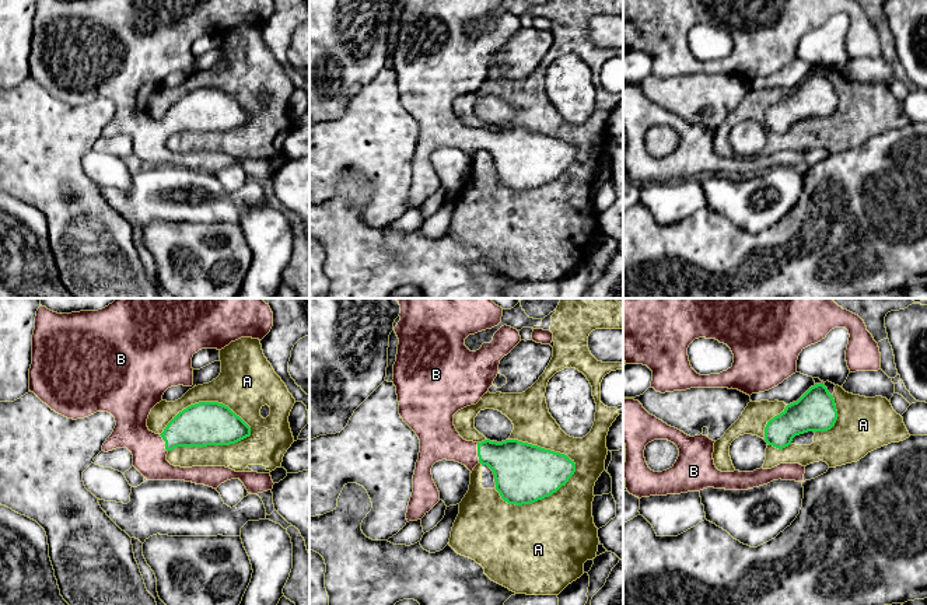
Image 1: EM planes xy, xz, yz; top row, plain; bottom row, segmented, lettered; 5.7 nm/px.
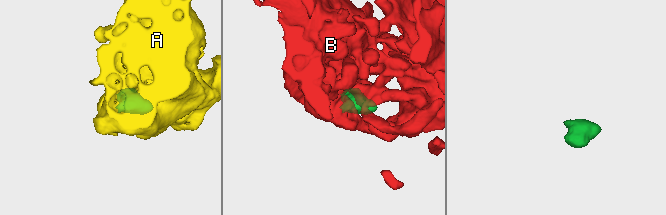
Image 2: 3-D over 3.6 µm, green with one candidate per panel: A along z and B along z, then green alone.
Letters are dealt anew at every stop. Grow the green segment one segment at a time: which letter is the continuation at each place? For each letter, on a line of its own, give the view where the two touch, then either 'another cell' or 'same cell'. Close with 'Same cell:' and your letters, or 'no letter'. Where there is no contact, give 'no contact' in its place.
A: contact in xy; another cell
B: contact in xz; same cell
Same cell: B

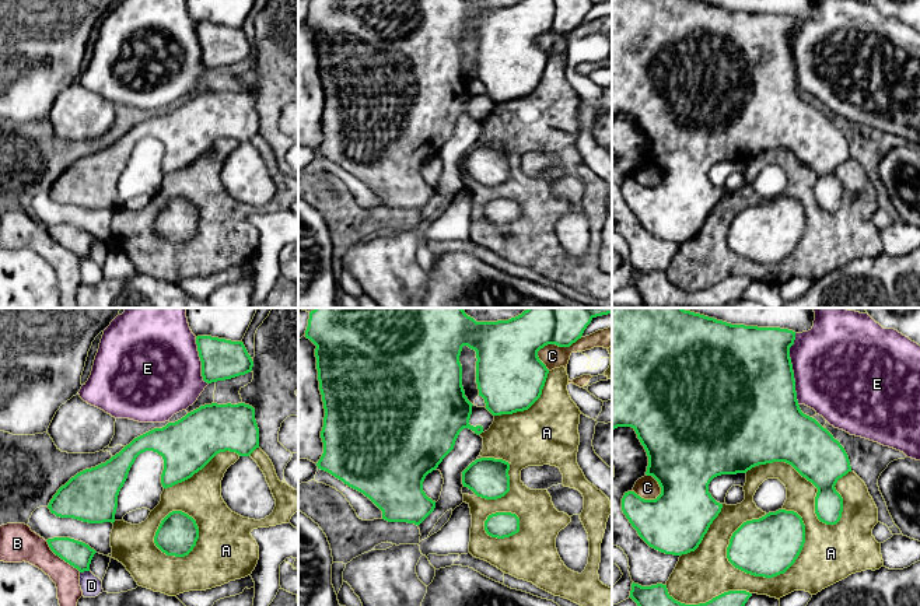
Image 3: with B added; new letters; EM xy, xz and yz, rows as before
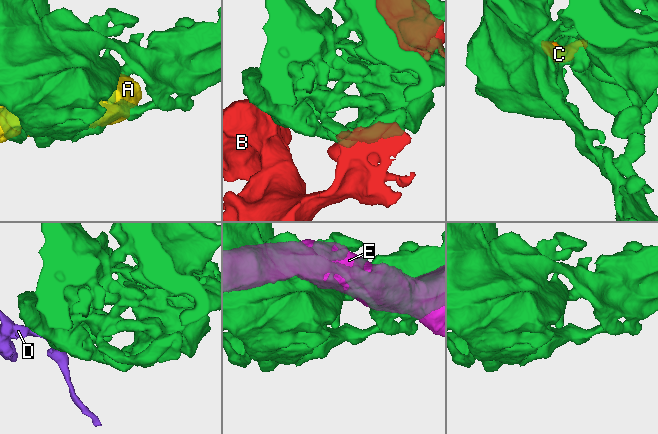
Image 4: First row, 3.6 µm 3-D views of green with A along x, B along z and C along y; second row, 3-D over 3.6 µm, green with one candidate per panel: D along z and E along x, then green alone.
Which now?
A: contact in yz; another cell
B: contact in xy; another cell
C: contact in xz; another cell
D: contact in xy; another cell
E: contact in yz; another cell
Same cell: no letter

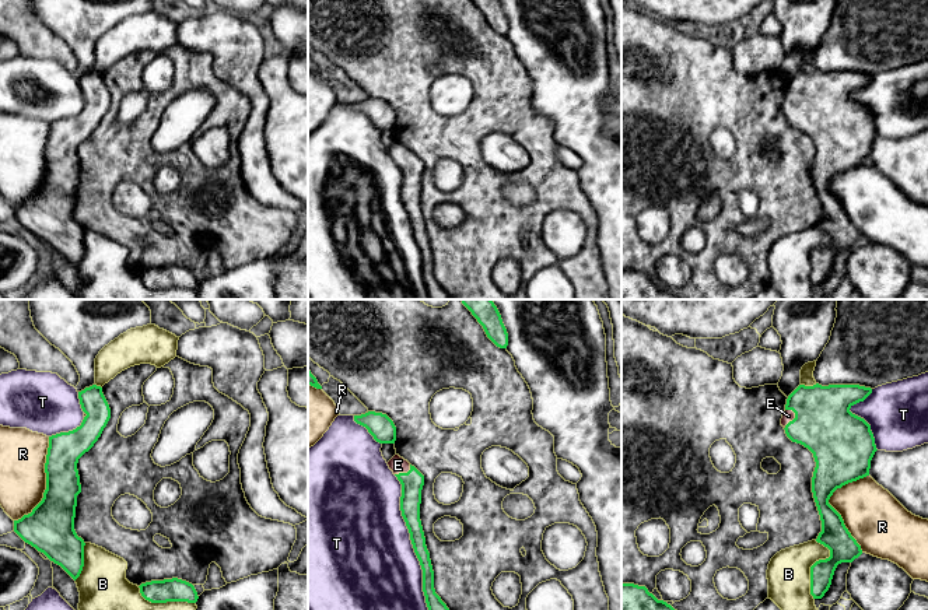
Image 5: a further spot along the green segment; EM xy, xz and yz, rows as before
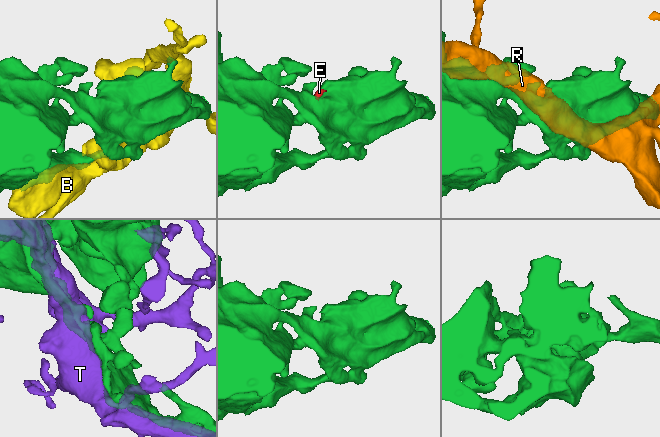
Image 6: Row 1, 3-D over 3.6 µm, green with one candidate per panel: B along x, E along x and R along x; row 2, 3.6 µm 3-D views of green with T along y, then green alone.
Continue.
B: contact in yz; another cell
E: contact in yz; same cell
R: contact in yz; another cell
T: contact in xz; another cell
Same cell: E

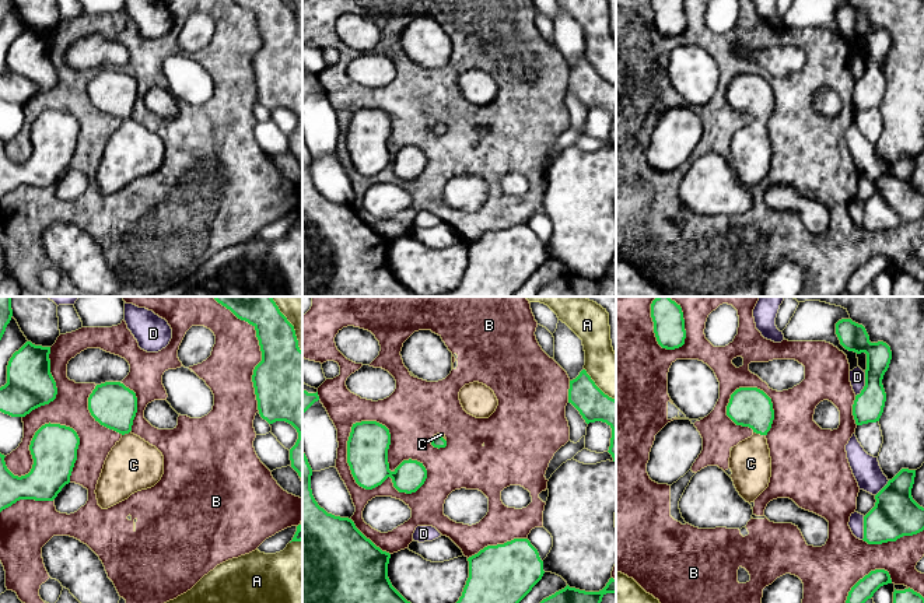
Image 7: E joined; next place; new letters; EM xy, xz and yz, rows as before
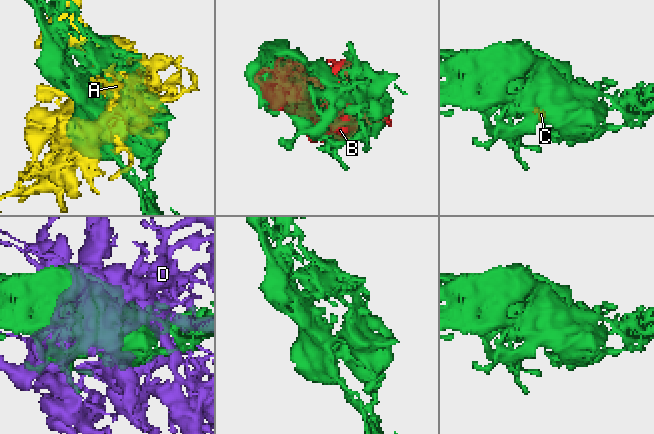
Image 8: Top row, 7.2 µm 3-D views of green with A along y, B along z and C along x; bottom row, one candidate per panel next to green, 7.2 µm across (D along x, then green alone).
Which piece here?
A: contact in xy; another cell
B: contact in xz; another cell
C: contact in yz; same cell
D: contact in yz; another cell
Same cell: C

